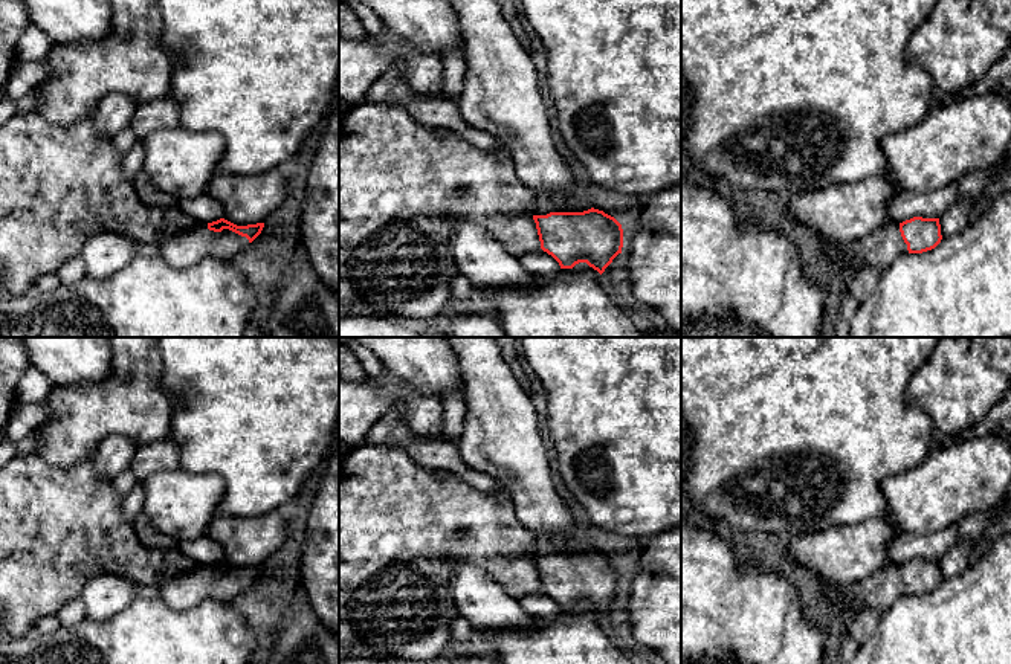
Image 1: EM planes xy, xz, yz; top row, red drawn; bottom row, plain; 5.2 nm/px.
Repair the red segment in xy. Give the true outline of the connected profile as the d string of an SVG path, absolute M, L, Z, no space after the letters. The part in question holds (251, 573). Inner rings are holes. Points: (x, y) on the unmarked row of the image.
M224 560L159 580L159 600L174 611L189 611L206 600L232 603L263 572L264 565L237 568Z

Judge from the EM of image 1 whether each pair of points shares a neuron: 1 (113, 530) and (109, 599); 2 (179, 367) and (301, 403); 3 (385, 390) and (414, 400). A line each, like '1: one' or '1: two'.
1: two
2: one
3: one

